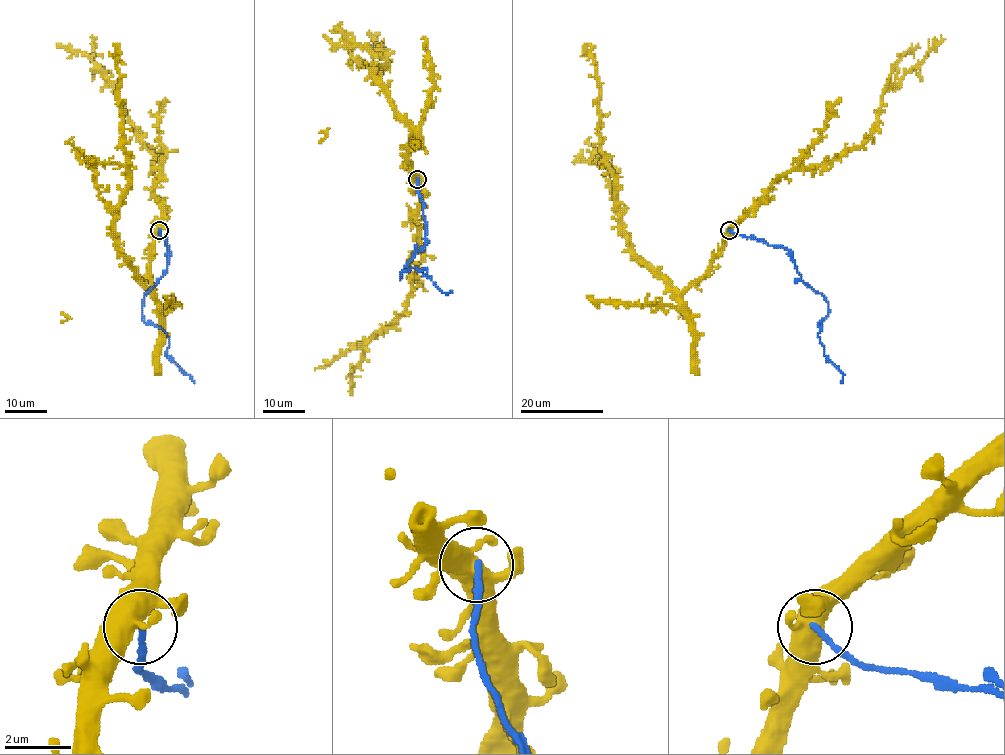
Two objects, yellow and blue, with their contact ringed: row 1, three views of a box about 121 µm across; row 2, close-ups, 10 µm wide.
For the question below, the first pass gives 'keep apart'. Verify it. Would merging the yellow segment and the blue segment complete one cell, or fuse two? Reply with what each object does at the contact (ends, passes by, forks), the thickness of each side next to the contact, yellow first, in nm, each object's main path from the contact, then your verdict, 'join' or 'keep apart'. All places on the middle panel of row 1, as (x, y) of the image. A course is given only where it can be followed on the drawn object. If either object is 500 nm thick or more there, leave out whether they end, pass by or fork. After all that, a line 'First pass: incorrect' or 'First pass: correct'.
yellow forks | blue ends | 480/180 nm | yellow via (417, 180), (408, 164), (409, 125), (372, 72), (386, 64), (386, 56), (381, 48), (376, 49), (370, 37) | blue via (417, 180), (428, 242), (416, 251), (399, 280), (404, 270), (424, 268), (423, 274), (445, 293), (453, 291) | keep apart
First pass: correct

